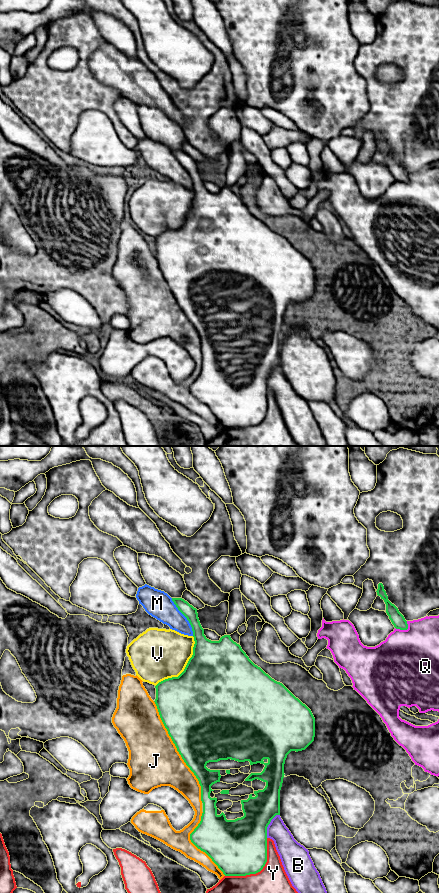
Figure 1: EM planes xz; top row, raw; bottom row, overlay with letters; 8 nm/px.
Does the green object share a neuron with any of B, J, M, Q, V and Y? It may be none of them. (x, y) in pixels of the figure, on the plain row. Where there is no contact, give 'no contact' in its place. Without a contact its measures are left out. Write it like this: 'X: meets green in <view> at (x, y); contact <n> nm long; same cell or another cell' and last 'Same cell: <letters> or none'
B: meets green in xz at (268, 376); contact 220 nm long; another cell
J: meets green in xz at (178, 303); contact 900 nm long; another cell
M: meets green in xz at (185, 168); contact 360 nm long; another cell
Q: meets green in xz at (404, 181); contact 120 nm long; another cell
V: meets green in xz at (185, 219); contact 500 nm long; another cell
Y: meets green in xz at (258, 423); contact 460 nm long; another cell
Same cell: none

